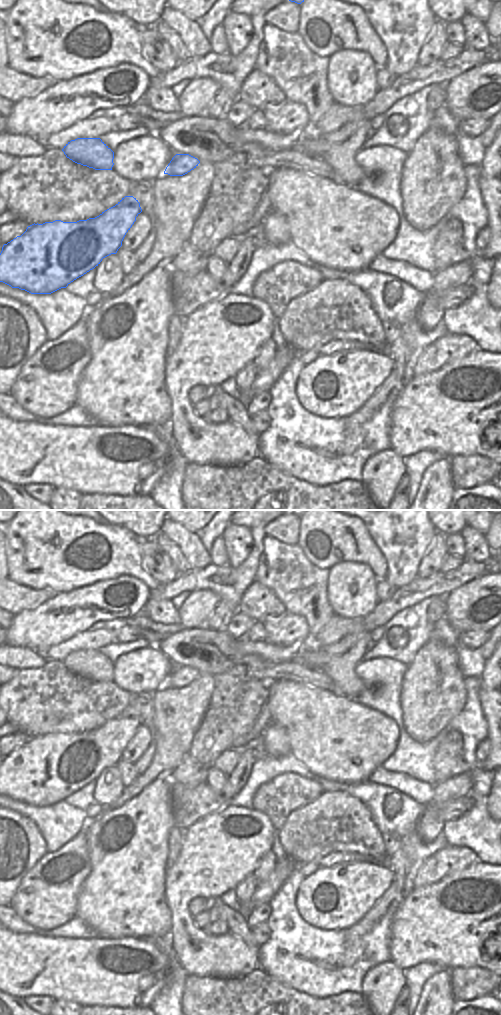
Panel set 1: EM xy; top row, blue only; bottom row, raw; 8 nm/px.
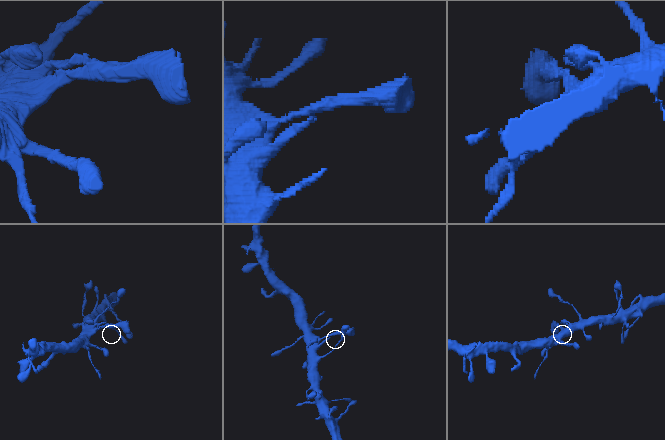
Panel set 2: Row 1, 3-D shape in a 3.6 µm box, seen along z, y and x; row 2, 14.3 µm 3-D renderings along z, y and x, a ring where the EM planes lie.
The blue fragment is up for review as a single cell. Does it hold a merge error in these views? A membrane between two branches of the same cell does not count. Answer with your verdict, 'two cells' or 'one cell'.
one cell

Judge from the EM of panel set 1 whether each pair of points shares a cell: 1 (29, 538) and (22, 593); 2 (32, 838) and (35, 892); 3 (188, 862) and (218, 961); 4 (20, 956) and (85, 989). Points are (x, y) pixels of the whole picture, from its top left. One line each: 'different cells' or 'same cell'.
1: different cells
2: different cells
3: same cell
4: same cell

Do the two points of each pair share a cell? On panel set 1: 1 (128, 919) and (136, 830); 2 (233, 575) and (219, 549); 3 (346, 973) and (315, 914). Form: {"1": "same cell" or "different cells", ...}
{"1": "same cell", "2": "different cells", "3": "different cells"}

